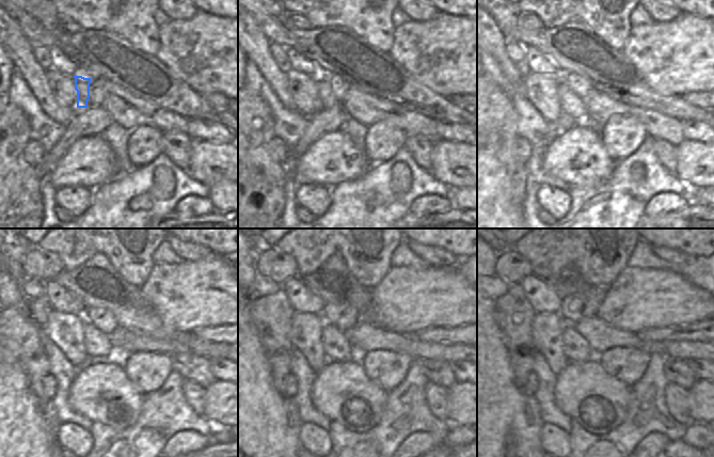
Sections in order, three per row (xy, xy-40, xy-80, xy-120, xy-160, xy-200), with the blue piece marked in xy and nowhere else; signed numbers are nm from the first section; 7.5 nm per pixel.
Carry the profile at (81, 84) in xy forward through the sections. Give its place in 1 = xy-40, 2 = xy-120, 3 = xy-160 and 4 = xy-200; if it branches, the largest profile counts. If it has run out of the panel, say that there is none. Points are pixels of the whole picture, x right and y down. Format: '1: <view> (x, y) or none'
1: xy-40 (328, 99)
2: xy-120 (97, 345)
3: xy-160 (337, 348)
4: xy-200 (575, 348)

